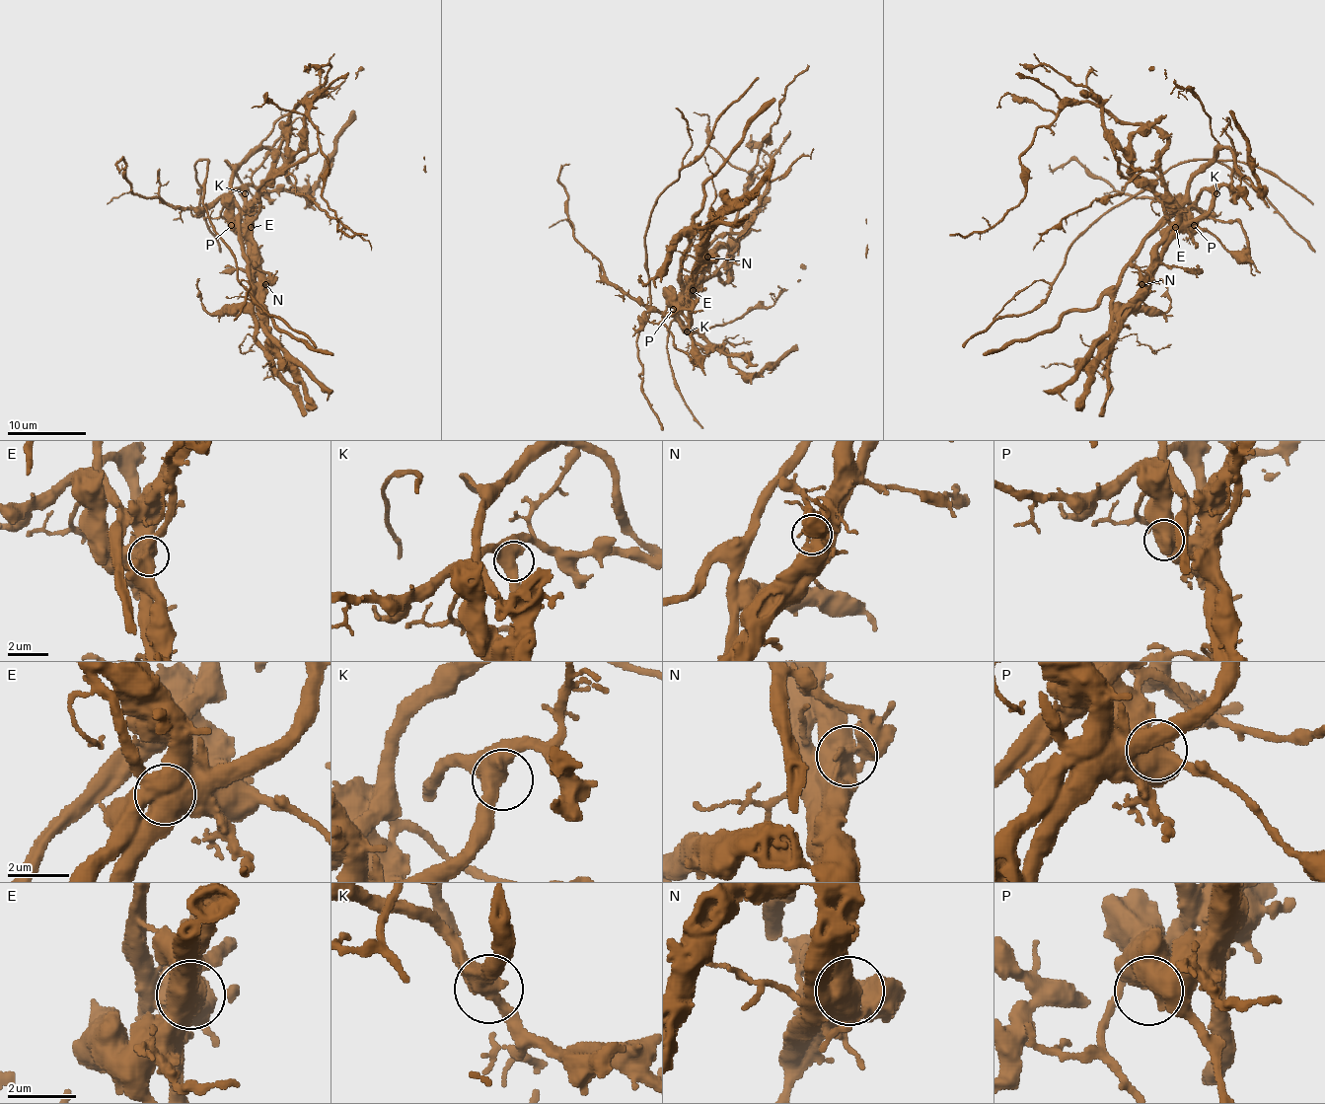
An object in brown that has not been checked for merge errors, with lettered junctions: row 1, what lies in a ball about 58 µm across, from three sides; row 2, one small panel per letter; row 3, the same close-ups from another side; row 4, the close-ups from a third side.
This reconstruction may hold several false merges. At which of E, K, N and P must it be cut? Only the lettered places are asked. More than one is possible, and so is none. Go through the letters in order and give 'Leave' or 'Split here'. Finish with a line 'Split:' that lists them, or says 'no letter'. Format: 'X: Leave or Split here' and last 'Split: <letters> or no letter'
E: Split here
K: Leave
N: Split here
P: Leave
Split: E, N

